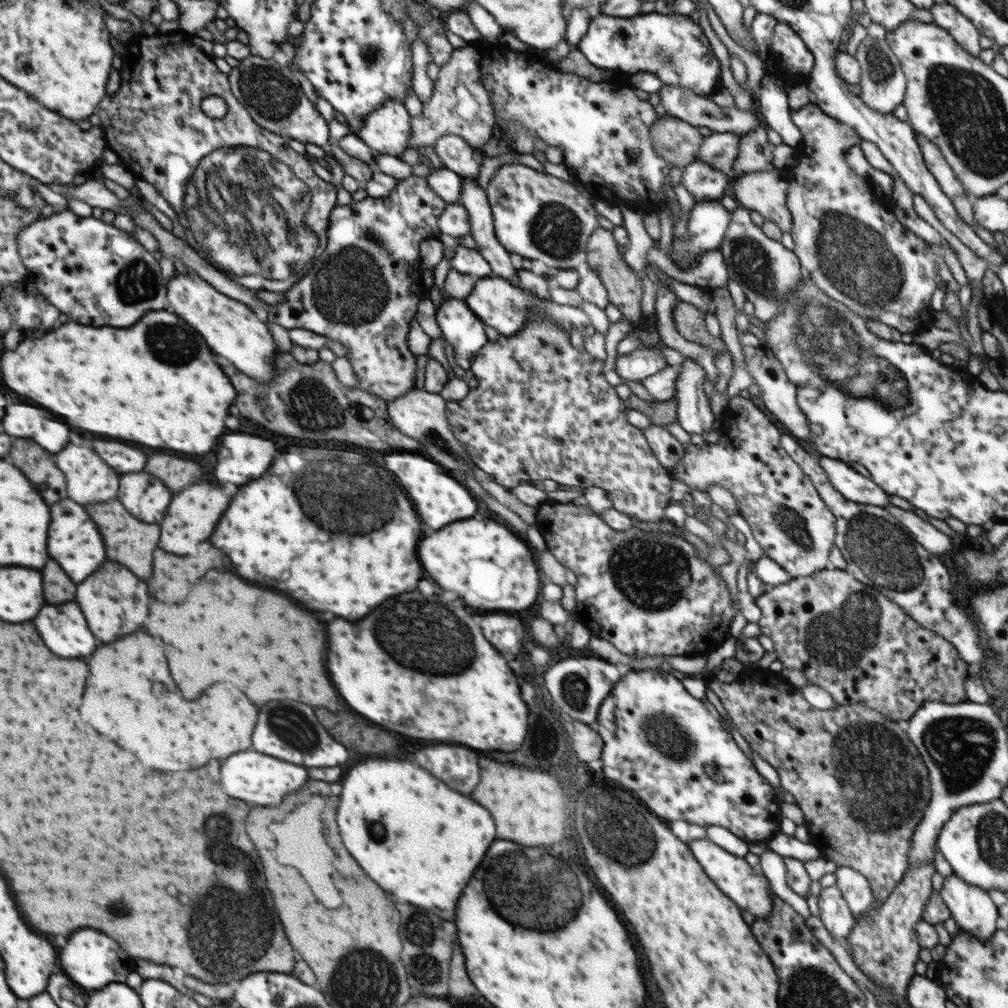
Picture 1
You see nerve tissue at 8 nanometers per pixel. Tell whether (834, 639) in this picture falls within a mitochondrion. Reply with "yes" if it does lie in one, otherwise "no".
yes

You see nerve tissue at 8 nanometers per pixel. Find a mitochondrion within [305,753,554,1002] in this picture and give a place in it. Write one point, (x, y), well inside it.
(421, 933)

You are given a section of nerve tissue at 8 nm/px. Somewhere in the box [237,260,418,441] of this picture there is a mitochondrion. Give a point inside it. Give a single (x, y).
(310, 397)

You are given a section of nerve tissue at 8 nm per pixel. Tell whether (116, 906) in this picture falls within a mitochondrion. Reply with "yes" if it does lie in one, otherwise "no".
yes

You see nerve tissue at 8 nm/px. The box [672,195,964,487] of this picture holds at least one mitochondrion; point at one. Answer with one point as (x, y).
(823, 340)

